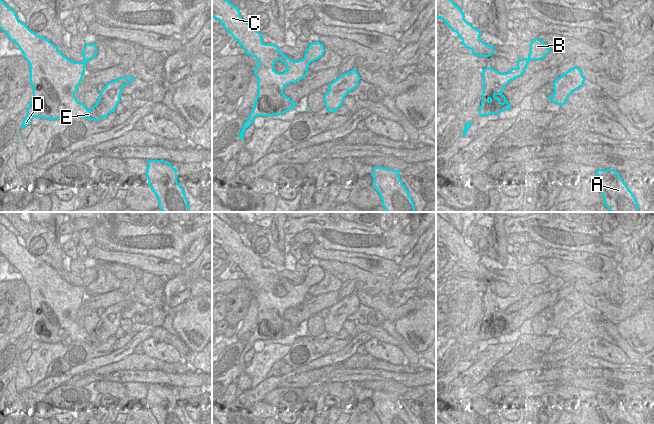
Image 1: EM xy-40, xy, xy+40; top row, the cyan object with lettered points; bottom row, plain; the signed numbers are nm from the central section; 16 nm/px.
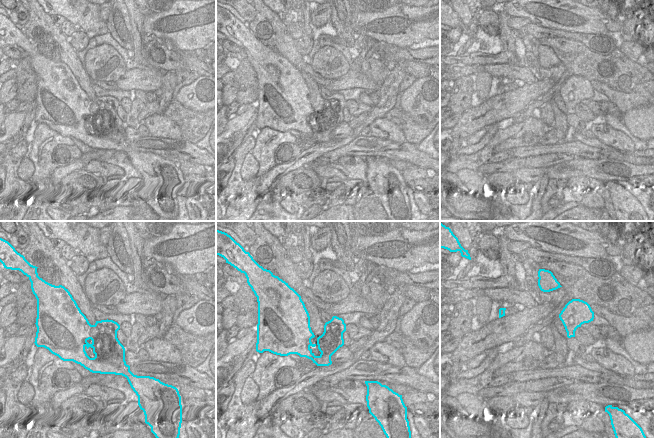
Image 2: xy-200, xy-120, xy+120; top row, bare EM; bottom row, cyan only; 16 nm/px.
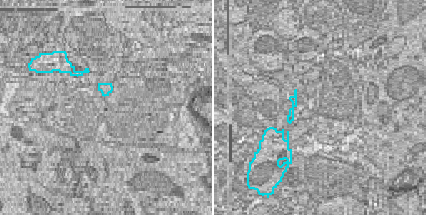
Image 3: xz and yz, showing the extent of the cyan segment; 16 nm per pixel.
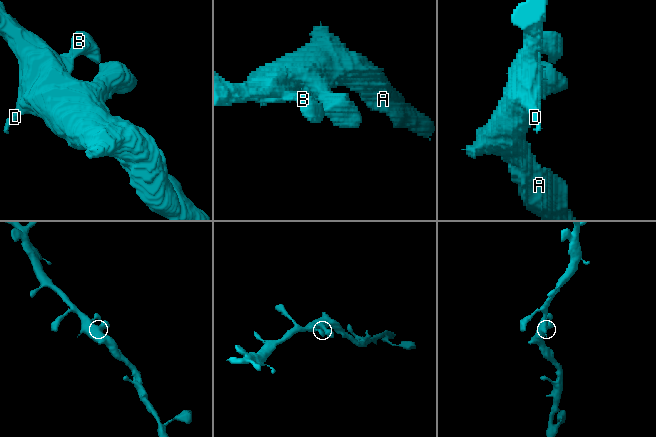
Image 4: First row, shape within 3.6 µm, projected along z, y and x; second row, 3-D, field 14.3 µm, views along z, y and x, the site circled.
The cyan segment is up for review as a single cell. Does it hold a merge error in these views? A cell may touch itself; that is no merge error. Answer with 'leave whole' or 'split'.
leave whole

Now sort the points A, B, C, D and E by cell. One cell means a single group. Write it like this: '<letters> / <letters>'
A B C D E

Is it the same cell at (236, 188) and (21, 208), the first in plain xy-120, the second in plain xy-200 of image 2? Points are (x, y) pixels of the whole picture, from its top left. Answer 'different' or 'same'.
different

